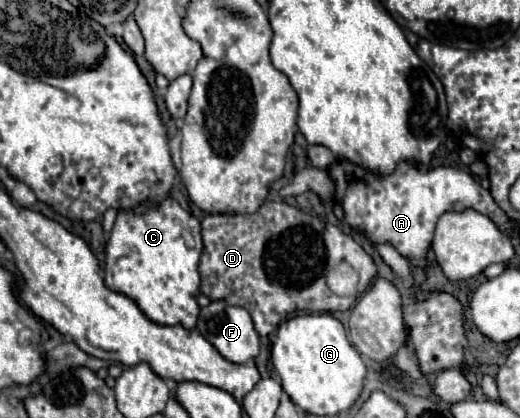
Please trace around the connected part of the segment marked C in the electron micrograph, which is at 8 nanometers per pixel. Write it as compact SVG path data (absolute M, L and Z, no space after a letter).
M167 196L161 202L139 202L117 214L105 248L105 284L113 292L137 302L149 320L167 326L181 324L195 330L199 318L197 266L201 252L201 222L183 210L177 200Z

